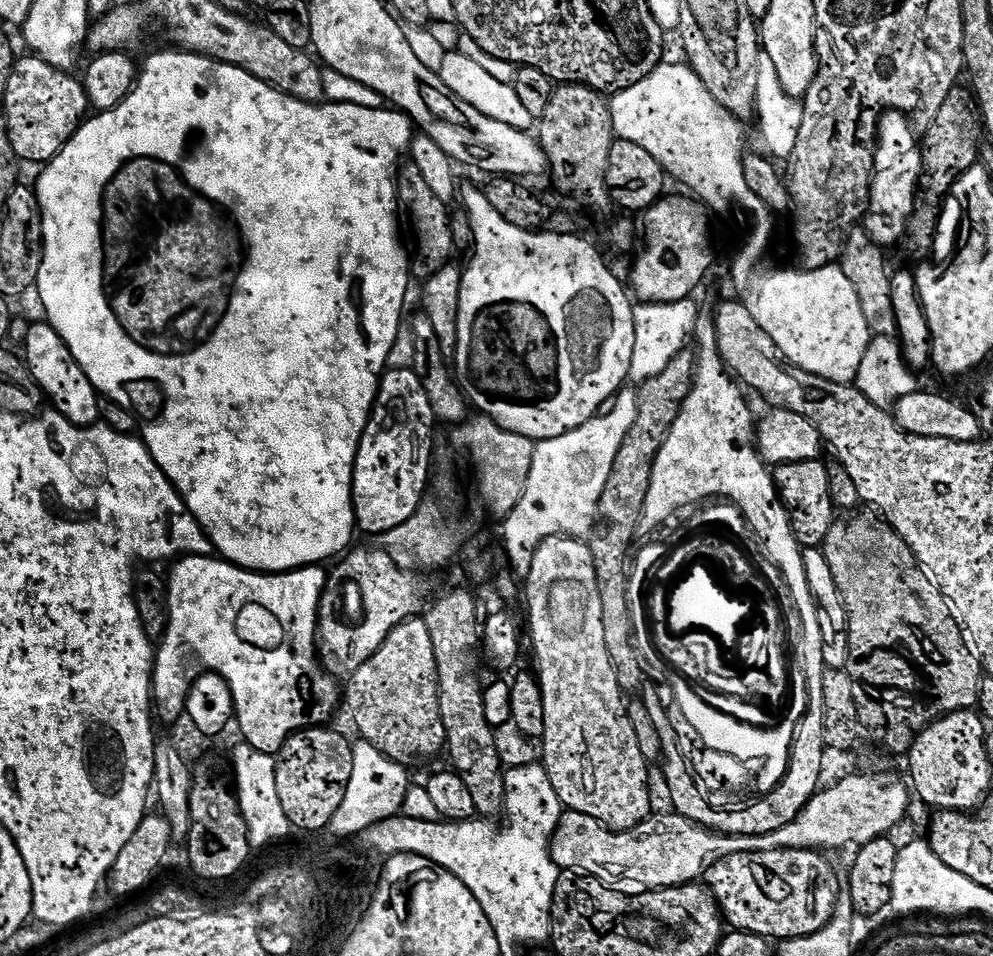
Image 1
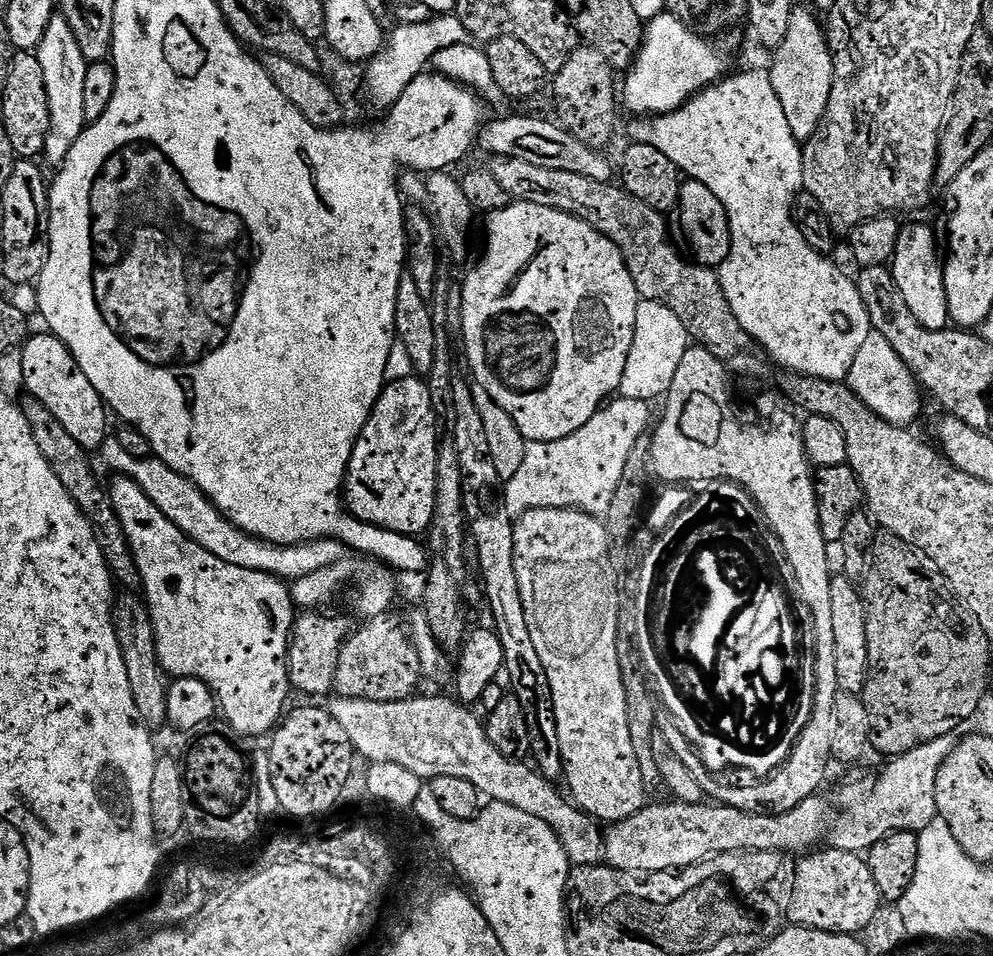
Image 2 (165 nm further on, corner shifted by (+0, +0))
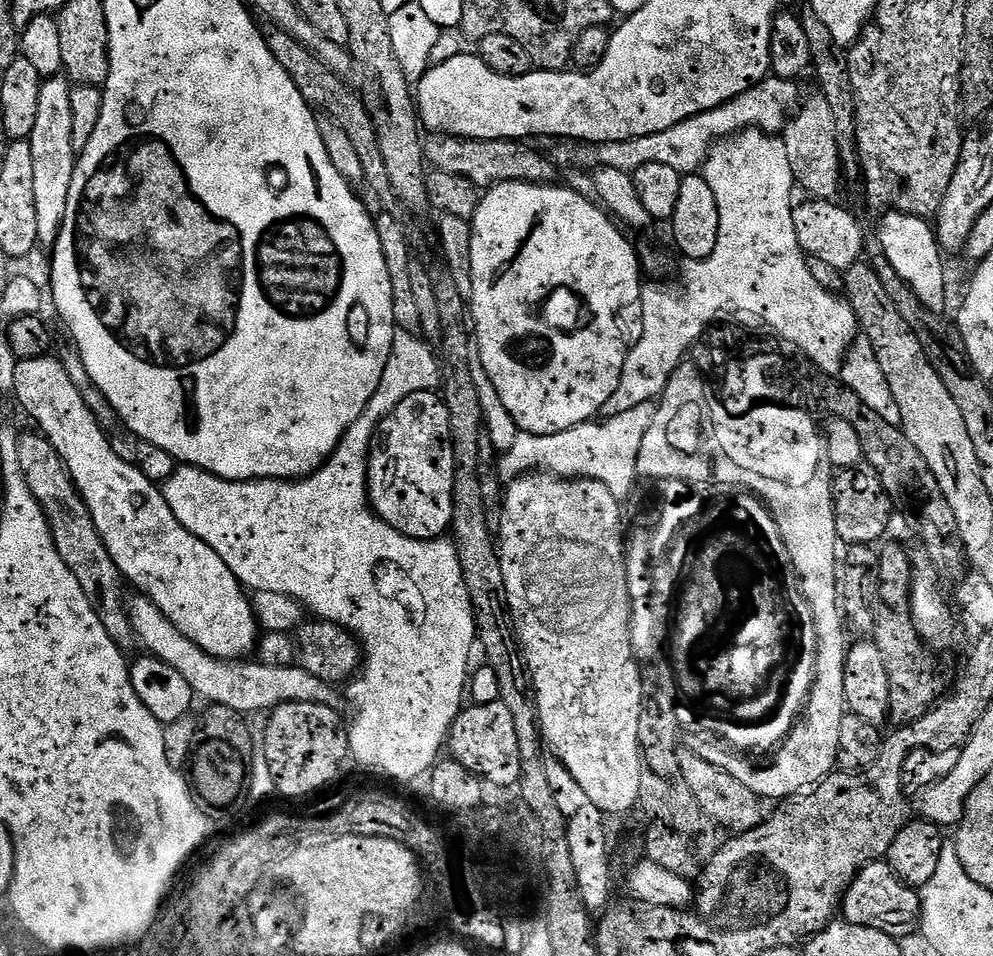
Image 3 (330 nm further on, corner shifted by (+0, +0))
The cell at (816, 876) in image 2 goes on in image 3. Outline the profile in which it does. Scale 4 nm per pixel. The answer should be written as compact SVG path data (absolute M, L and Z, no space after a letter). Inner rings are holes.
M876 860L852 879L852 884L842 897L842 916L856 926L880 930L882 934L895 938L908 936L920 926L920 893L901 882L887 862Z

